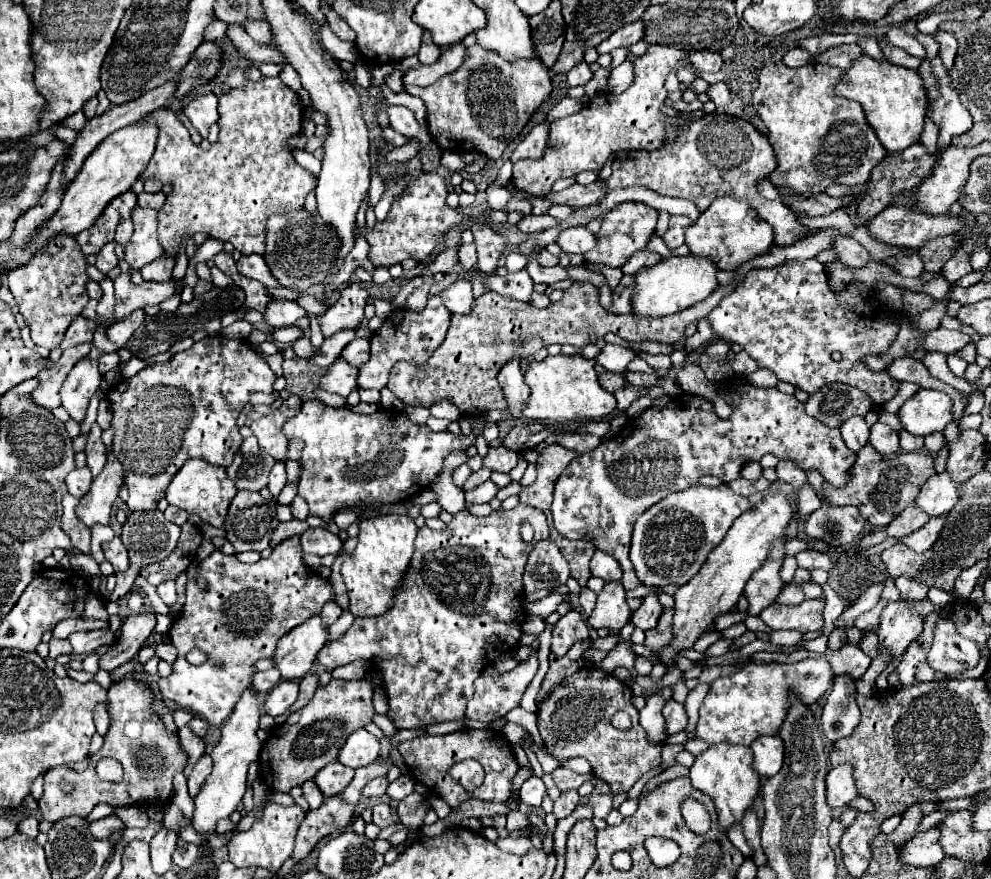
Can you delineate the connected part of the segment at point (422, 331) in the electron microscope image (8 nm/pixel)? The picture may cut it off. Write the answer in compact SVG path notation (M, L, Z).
M440 293L430 295L424 311L420 311L420 313L414 313L410 309L394 311L382 323L382 327L378 331L374 331L374 335L370 339L370 345L372 345L370 359L366 363L362 363L358 369L358 387L360 389L382 389L382 387L386 387L390 369L398 361L406 361L406 363L414 363L414 365L422 367L432 357L432 353L438 349L438 345L444 341L450 325L450 317L451 313L442 303Z

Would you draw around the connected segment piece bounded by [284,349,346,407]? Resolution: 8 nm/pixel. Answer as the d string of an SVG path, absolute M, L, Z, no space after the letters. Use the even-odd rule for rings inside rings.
M290 349L284 351L284 377L286 377L286 391L298 395L302 401L320 399L330 407L344 407L346 399L338 395L330 395L318 387L318 379L322 377L322 367L310 367L306 359L294 355Z

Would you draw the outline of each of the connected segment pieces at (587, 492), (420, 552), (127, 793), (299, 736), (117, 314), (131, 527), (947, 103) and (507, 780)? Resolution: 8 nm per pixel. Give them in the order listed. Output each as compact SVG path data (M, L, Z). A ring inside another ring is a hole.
M744 383L744 387L728 387L732 397L732 415L730 419L720 419L712 403L696 397L696 395L682 395L674 399L670 405L656 409L650 407L642 415L630 419L610 441L602 441L594 451L578 455L572 459L572 463L566 467L566 471L560 475L558 485L554 489L554 503L552 503L552 515L554 515L554 527L560 535L566 539L586 539L596 545L596 549L602 549L618 559L622 565L622 585L626 591L632 591L640 585L632 561L628 559L630 549L630 537L632 527L636 519L658 499L664 499L664 495L682 491L694 483L698 483L704 475L714 475L722 479L724 483L730 483L740 477L742 465L750 461L758 461L766 453L774 453L780 459L794 459L804 471L806 469L818 469L822 477L842 487L846 479L850 477L850 467L856 461L856 453L850 451L840 435L840 429L832 429L818 419L806 415L804 403L800 403L794 395L780 393L776 387L772 389L760 389L752 387L750 383Z
M520 503L518 507L514 507L512 511L504 511L504 509L498 509L498 511L492 511L488 517L474 517L470 515L466 509L456 513L452 517L452 521L446 525L446 529L442 531L434 531L430 527L422 527L418 529L418 537L416 537L416 543L414 543L414 555L412 555L412 561L410 561L410 567L408 571L404 573L402 581L400 581L400 587L398 587L398 593L394 595L394 605L380 617L358 617L352 627L336 641L330 641L326 643L320 653L318 653L318 663L322 663L326 669L336 669L340 665L348 665L352 661L366 661L366 663L372 663L376 665L382 681L384 681L384 687L386 687L386 697L388 697L388 707L392 711L392 721L396 725L396 729L418 729L422 727L422 723L430 725L430 723L442 723L442 721L454 721L454 719L460 719L464 715L464 709L466 709L466 703L470 699L470 695L474 693L474 679L488 667L494 663L494 659L498 657L498 653L502 651L512 651L516 649L518 645L518 639L522 635L522 619L526 617L524 609L522 609L522 573L524 573L524 565L526 565L526 557L530 553L530 547L532 543L524 543L522 541L522 535L520 535L520 527L522 523L528 521L532 527L534 527L534 543L538 539L546 539L548 537L548 525L546 525L546 515L542 509L536 509L536 507L530 507L530 505L524 505Z
M122 679L112 683L108 689L108 713L112 717L110 729L104 735L102 749L92 755L90 765L82 773L72 772L67 766L54 767L44 777L44 795L38 801L42 819L58 821L70 815L88 817L92 807L98 803L108 803L112 807L128 807L138 801L148 801L150 805L164 807L172 795L172 779L178 771L184 769L186 757L178 747L178 737L170 735L160 721L160 717L152 711L152 691L148 685L136 679ZM100 757L112 757L124 767L124 781L110 783L100 781L96 775L96 763ZM60 783L70 783L72 793L64 793Z
M330 679L328 685L320 685L312 701L292 713L284 725L272 729L272 737L264 743L260 753L260 775L266 785L266 803L278 791L288 793L292 787L302 785L326 765L338 759L338 751L346 743L348 735L358 727L364 727L372 721L372 681L342 681Z
M131 269L127 273L122 273L120 277L114 279L114 289L116 289L116 305L114 305L114 321L130 315L136 309L142 309L146 305L158 305L166 297L174 293L174 281L166 283L140 283L134 285L131 279Z
M158 509L130 513L122 527L122 543L128 549L130 567L134 571L140 571L142 567L170 555L178 537L180 527L166 521L164 513Z
M934 57L930 61L932 65L932 73L938 77L940 81L940 97L934 101L934 113L932 119L934 123L940 127L940 135L938 135L938 147L946 149L950 145L950 139L956 135L962 135L966 131L970 131L972 127L972 119L966 111L966 107L962 107L958 93L952 87L948 69L944 67L940 57Z
M462 729L450 735L424 735L416 737L412 741L404 741L398 745L398 751L402 753L410 775L424 783L432 793L442 797L450 807L456 807L460 801L468 797L476 797L482 801L508 801L512 795L512 779L518 773L518 763L512 751L512 745L504 741L504 735L494 729ZM464 759L476 759L484 767L484 783L474 789L472 793L466 793L448 773L448 769Z

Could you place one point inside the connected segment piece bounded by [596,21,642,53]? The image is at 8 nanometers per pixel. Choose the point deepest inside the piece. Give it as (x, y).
(631, 33)

